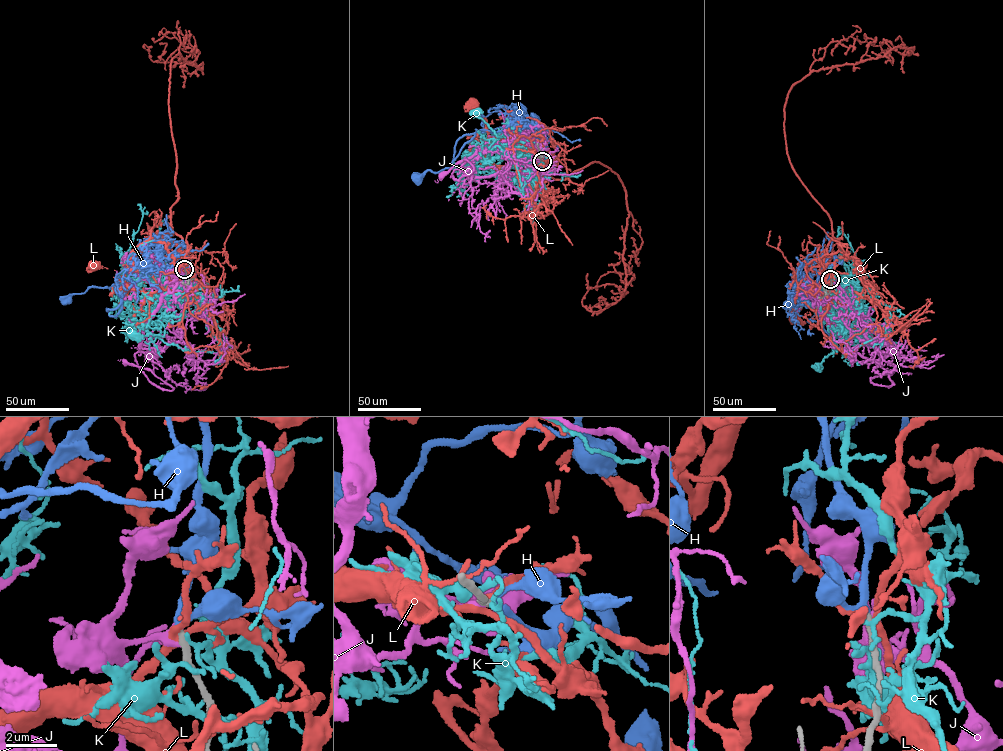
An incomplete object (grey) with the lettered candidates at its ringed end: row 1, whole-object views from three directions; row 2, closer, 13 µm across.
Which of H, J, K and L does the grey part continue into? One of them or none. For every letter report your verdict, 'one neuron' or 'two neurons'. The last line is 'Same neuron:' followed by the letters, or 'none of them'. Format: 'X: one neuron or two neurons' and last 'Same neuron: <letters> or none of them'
H: one neuron
J: two neurons
K: two neurons
L: two neurons
Same neuron: H

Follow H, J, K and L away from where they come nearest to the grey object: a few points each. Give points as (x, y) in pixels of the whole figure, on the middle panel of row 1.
H: (542, 161), (548, 162), (544, 154), (511, 124), (479, 133), (464, 169), (426, 171), (417, 178)
J: (542, 161), (529, 140), (504, 140), (450, 175), (470, 174), (463, 159), (434, 180)
K: (542, 161), (543, 163), (515, 164), (509, 149), (498, 140), (501, 137), (473, 112)
L: (542, 161), (541, 167), (544, 160), (553, 164), (522, 142), (509, 112), (487, 120), (473, 104)

